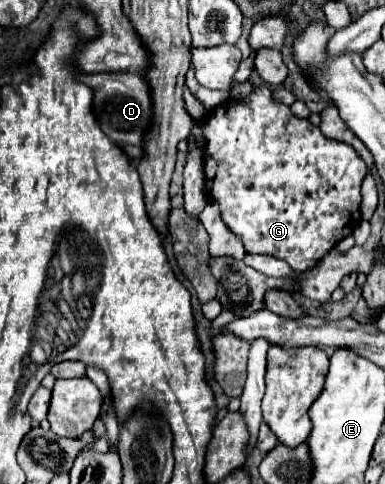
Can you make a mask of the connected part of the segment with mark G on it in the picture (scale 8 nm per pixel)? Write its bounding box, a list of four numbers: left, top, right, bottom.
[204,85,366,271]

